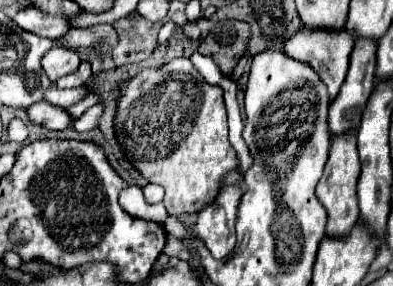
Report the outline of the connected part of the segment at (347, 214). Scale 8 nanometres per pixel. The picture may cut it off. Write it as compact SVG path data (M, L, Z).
M355 138L347 140L335 140L331 144L329 160L325 164L325 174L317 184L317 198L325 206L329 220L327 220L327 236L329 238L345 238L351 234L359 220L359 208L357 208L357 198L355 198L355 188L357 188L357 178L359 178L359 158L357 158L357 142Z

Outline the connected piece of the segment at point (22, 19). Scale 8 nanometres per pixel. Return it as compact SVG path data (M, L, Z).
M25 8L25 10L19 10L13 18L13 22L27 30L27 32L33 32L37 36L45 36L45 38L59 38L63 34L67 34L67 18L53 18L51 14L45 14L41 12L39 8Z

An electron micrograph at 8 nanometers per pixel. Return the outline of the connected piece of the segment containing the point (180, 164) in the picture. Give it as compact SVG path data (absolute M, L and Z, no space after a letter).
M175 58L163 68L143 70L133 80L125 82L121 90L123 96L119 100L115 132L123 154L149 182L165 188L167 214L179 216L183 212L201 210L219 192L221 178L229 170L237 168L237 156L227 138L227 110L223 104L221 86L205 82L205 78L193 68L189 58Z

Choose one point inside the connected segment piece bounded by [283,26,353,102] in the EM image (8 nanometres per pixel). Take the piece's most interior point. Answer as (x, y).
(328, 54)

